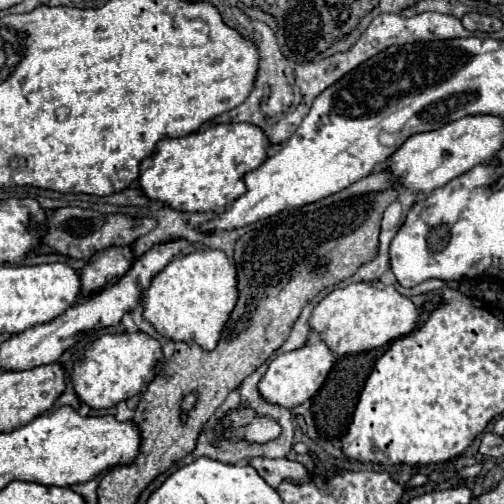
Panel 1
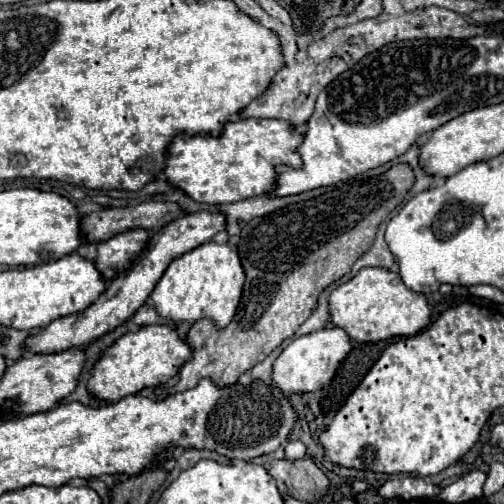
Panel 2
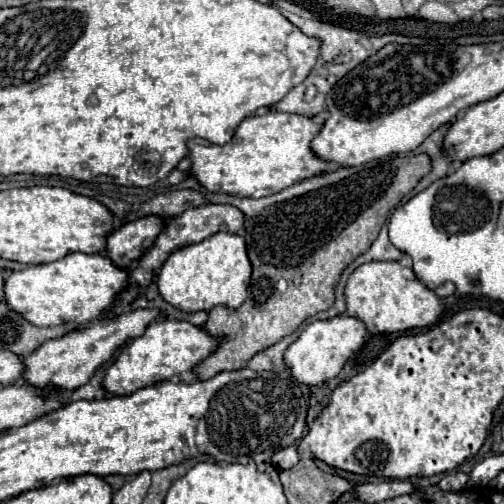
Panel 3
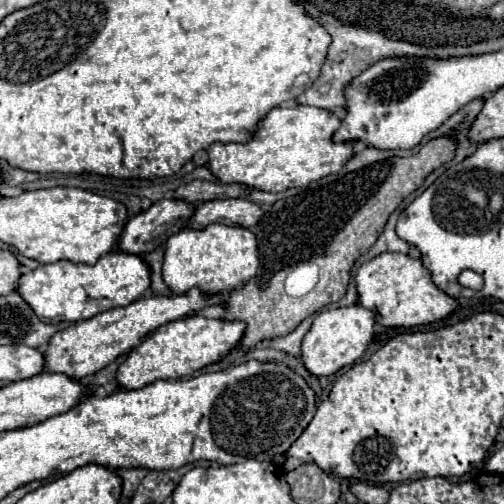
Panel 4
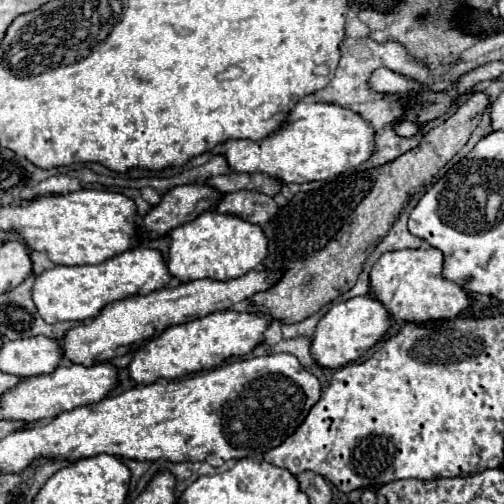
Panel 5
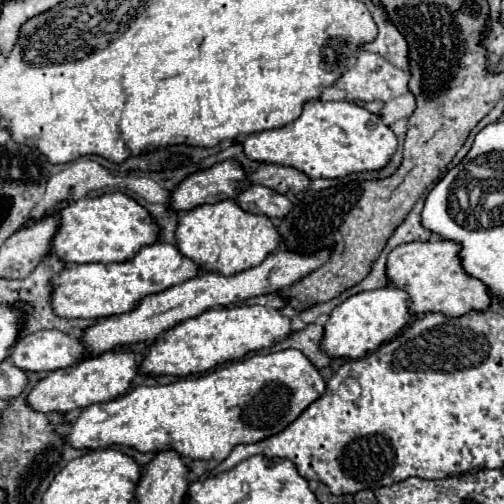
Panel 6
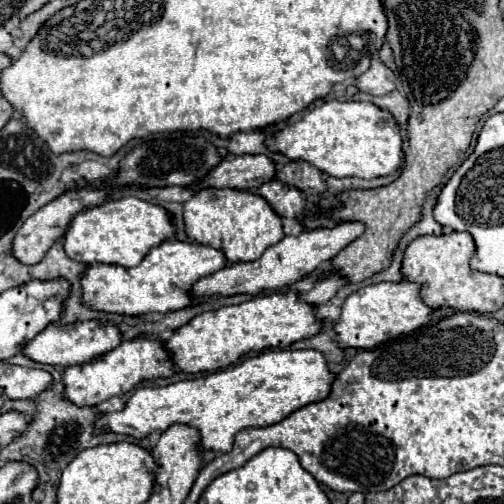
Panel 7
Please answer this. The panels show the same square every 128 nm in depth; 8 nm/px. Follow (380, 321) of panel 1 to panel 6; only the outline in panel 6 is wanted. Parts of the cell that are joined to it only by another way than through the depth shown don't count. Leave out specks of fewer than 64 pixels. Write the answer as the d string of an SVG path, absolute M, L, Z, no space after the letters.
M408 242L394 248L388 256L386 274L390 282L410 294L410 312L428 314L442 312L446 316L464 316L472 310L488 310L490 294L484 282L470 276L460 264L460 242Z

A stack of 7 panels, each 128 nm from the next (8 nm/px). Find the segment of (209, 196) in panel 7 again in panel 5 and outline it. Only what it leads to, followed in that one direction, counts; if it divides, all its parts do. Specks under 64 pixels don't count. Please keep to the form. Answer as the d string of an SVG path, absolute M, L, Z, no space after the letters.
M208 210L198 218L176 226L170 232L170 238L168 268L180 282L198 278L230 280L244 276L246 272L258 268L268 252L268 238L258 224L250 224L240 216L220 214L214 210Z

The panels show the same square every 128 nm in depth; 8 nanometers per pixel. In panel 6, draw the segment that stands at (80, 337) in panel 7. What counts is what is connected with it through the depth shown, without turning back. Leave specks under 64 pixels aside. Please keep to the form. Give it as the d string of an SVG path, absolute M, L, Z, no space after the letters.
M40 330L22 336L12 348L12 360L18 368L32 372L52 372L70 368L84 358L86 348L80 338L72 338L60 330Z

